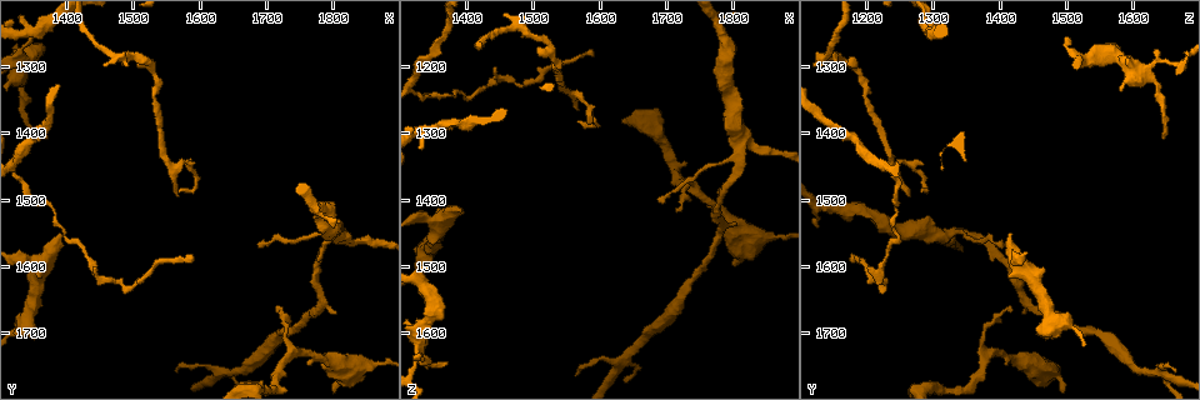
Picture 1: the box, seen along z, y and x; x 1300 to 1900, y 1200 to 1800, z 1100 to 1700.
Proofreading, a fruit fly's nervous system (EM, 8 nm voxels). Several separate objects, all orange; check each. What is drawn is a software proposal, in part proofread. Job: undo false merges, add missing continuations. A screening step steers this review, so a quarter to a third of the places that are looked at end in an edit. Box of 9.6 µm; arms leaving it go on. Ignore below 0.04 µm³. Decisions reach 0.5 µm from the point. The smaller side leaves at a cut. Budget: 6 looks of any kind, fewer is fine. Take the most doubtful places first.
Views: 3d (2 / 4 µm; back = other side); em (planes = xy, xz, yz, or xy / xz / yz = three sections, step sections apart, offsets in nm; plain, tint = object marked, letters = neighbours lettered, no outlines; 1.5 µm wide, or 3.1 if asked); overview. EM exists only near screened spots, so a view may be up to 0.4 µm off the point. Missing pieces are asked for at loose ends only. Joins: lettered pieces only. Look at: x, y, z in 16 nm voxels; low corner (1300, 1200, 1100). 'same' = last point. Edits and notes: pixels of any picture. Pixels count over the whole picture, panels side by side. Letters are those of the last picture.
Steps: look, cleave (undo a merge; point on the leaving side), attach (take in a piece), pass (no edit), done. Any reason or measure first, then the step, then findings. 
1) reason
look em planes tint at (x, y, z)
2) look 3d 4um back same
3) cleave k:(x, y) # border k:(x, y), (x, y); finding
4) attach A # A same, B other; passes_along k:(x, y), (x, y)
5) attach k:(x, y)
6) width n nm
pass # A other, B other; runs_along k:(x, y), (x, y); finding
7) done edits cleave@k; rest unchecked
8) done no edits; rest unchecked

long arm stops here
look em planes letters at (1590, 1590, 1175)

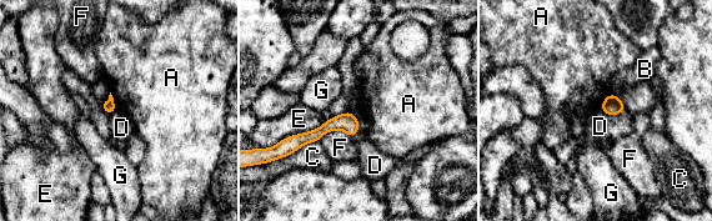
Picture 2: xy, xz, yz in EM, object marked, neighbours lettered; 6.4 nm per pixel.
pass # A other, B other, C other, D other, E other, F other, G other; border 2:(110, 91), (118, 109); no lettered piece goes on from it

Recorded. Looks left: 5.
branch stops here
look 3d 2um at (1350, 1250, 1505)

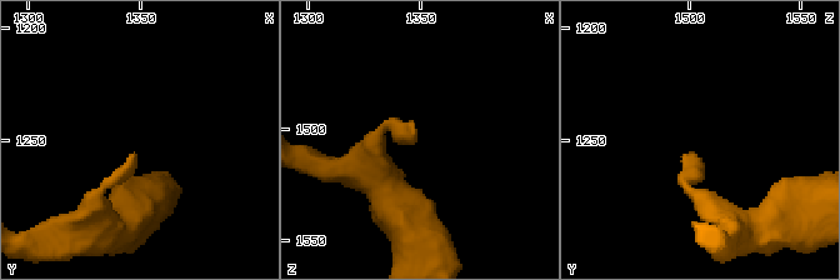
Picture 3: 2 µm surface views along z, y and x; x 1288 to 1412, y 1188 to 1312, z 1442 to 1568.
now the EM
look em planes letters at (1346, 1256, 1501)

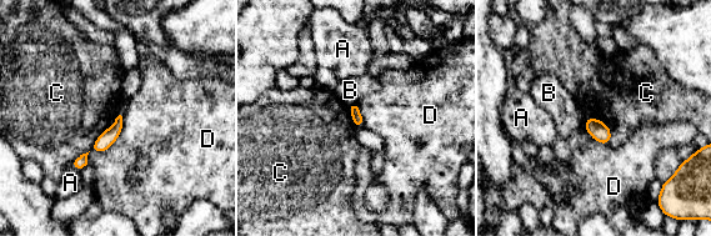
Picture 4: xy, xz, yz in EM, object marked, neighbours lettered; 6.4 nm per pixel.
pass # A other, B other, C other, D other; runs_along 4:(119, 120), (79, 166); no lettered piece goes on from it

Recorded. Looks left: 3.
tapers out
look em planes letters at (1710, 1665, 1415)

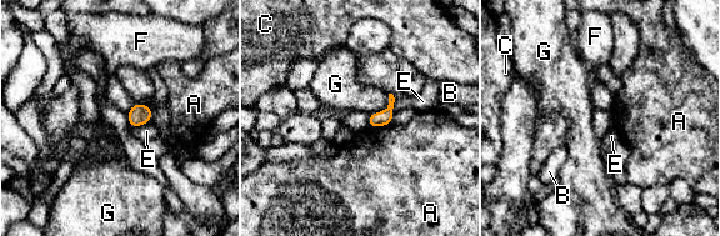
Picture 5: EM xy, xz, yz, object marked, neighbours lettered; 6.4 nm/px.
longest_contact G 190 nm
pass # A other, B other, C other, E other, F other, G other; border 5:(389, 94), (388, 108), (369, 115); none of them fits

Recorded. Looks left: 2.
done no edits; rest unchecked

